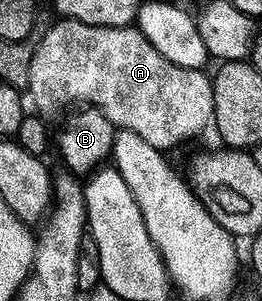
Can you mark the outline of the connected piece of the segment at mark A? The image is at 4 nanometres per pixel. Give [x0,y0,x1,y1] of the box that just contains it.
[28,18,213,152]

